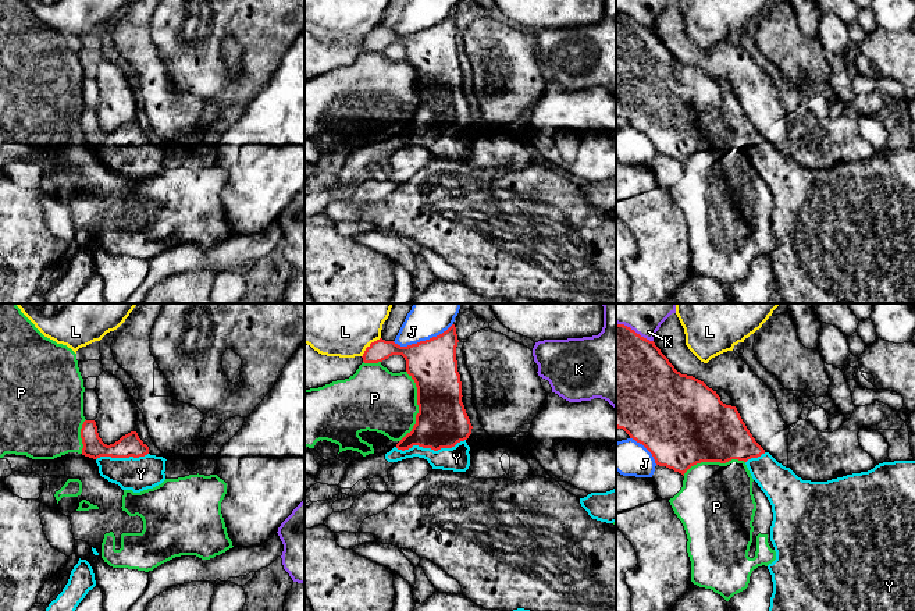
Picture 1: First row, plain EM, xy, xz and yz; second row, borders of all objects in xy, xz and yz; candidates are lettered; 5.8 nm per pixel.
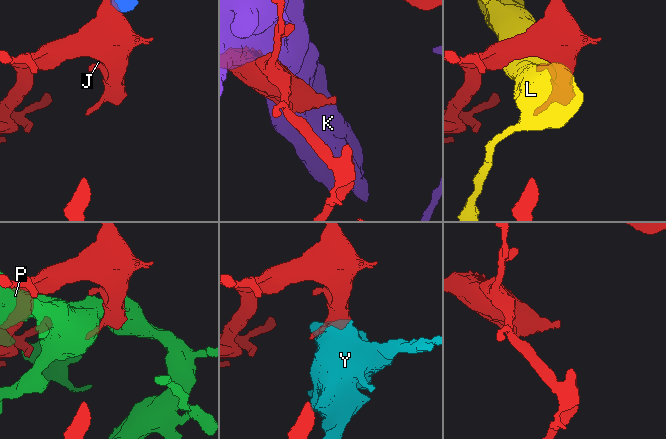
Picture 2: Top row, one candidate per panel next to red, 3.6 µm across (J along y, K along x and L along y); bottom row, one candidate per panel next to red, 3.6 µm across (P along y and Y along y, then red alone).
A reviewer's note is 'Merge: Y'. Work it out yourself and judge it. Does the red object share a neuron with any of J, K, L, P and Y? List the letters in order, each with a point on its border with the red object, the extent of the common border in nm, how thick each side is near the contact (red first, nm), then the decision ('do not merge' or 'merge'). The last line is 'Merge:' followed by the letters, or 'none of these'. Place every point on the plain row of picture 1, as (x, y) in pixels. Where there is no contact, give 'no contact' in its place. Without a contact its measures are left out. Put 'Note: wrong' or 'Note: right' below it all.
J: contact xz (422, 29); length 360 nm; calibres 280 and 180 nm; do not merge
K: contact yz (633, 18); length 240 nm; calibres 480 and 140 nm; do not merge
L: contact xz (370, 34); length 160 nm; calibres 120 and 280 nm; do not merge
P: contact xz (419, 95); length 420 nm; calibres 300 and 360 nm; do not merge
Y: contact xz (430, 135); length 420 nm; calibres 300 and 140 nm; merge
Merge: Y
Note: right

